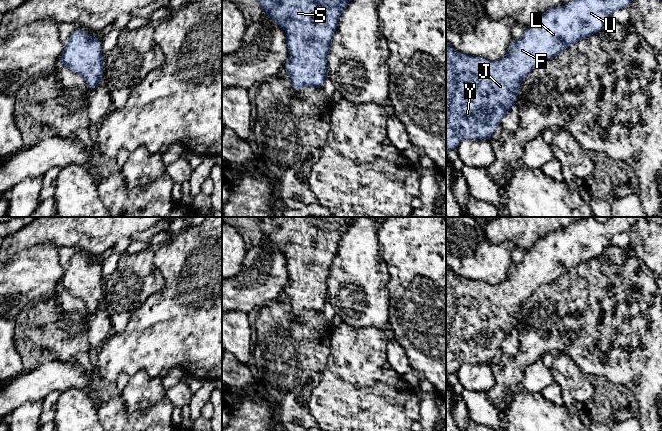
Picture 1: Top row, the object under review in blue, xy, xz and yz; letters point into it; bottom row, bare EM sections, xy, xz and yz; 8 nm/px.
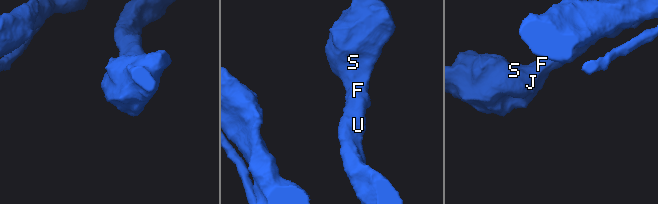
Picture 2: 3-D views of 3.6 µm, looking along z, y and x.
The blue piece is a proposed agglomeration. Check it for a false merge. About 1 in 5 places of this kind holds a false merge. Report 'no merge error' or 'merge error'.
no merge error

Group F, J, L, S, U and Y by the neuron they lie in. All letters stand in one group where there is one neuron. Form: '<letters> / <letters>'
F J L S U Y

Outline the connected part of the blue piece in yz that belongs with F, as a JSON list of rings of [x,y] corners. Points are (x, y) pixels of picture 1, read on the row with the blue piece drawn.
[[[572,0],[552,8],[525,28],[524,35],[512,40],[506,55],[498,60],[471,56],[455,50],[446,40],[446,154],[463,139],[490,139],[502,118],[516,104],[521,81],[543,60],[558,56],[563,50],[601,31],[615,10],[630,6],[632,0]]]

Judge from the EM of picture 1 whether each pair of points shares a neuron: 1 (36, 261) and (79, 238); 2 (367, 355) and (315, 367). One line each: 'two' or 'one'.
1: two
2: two

